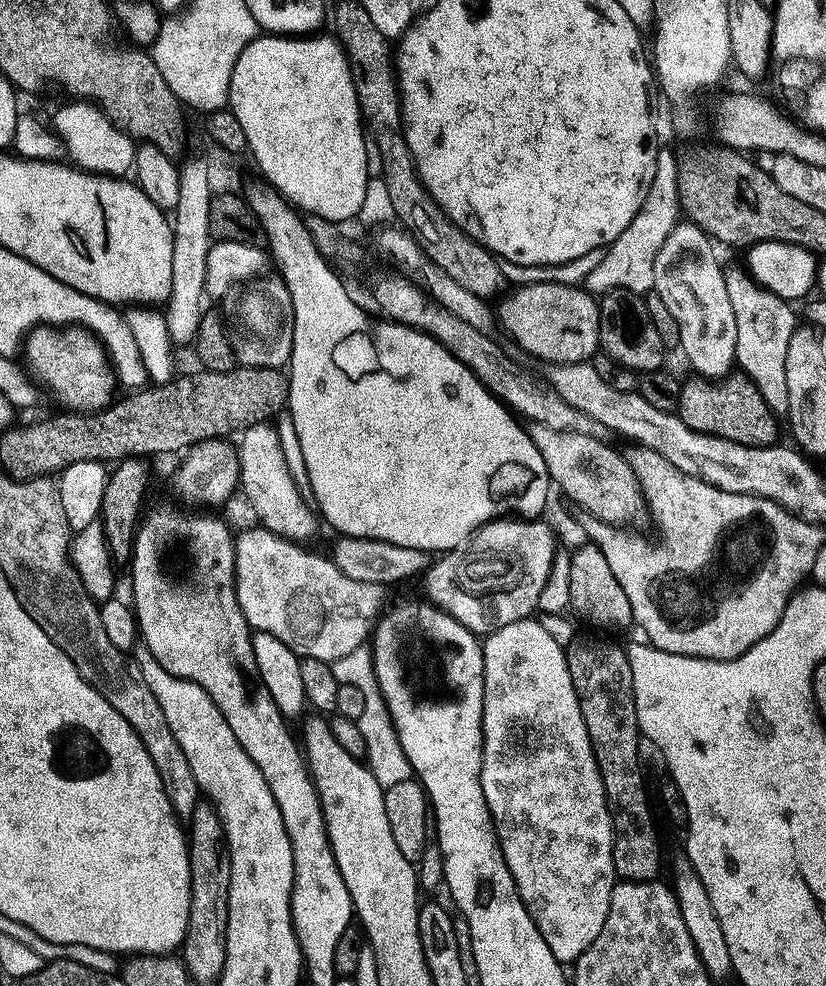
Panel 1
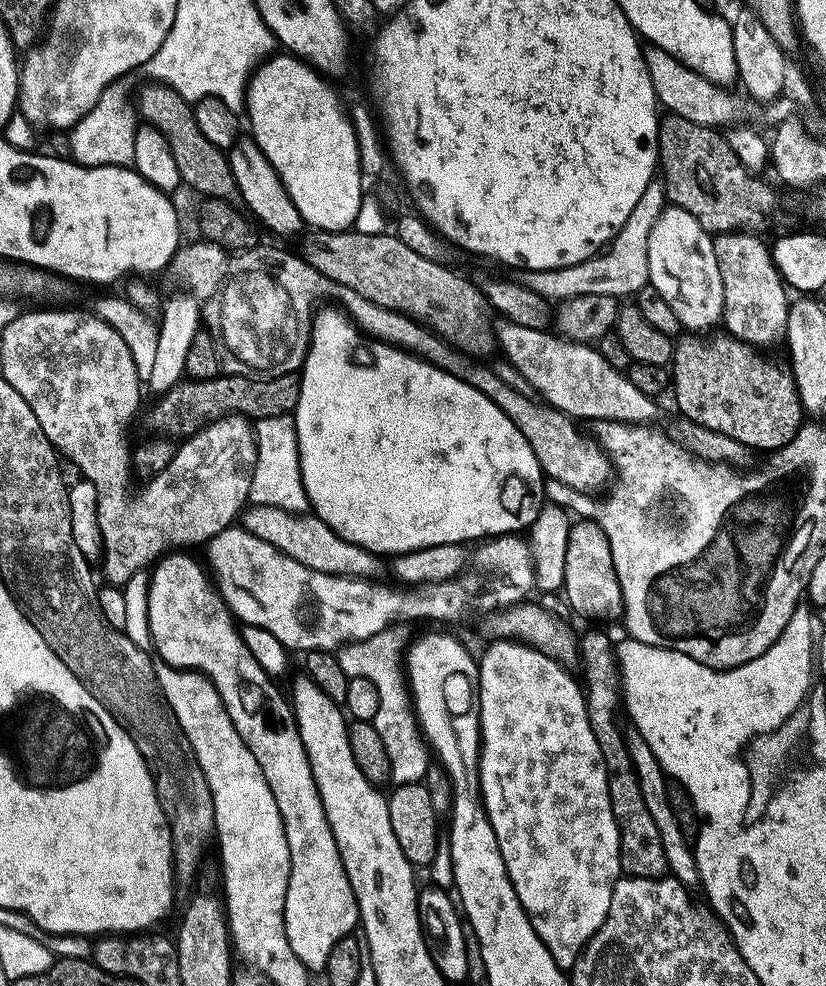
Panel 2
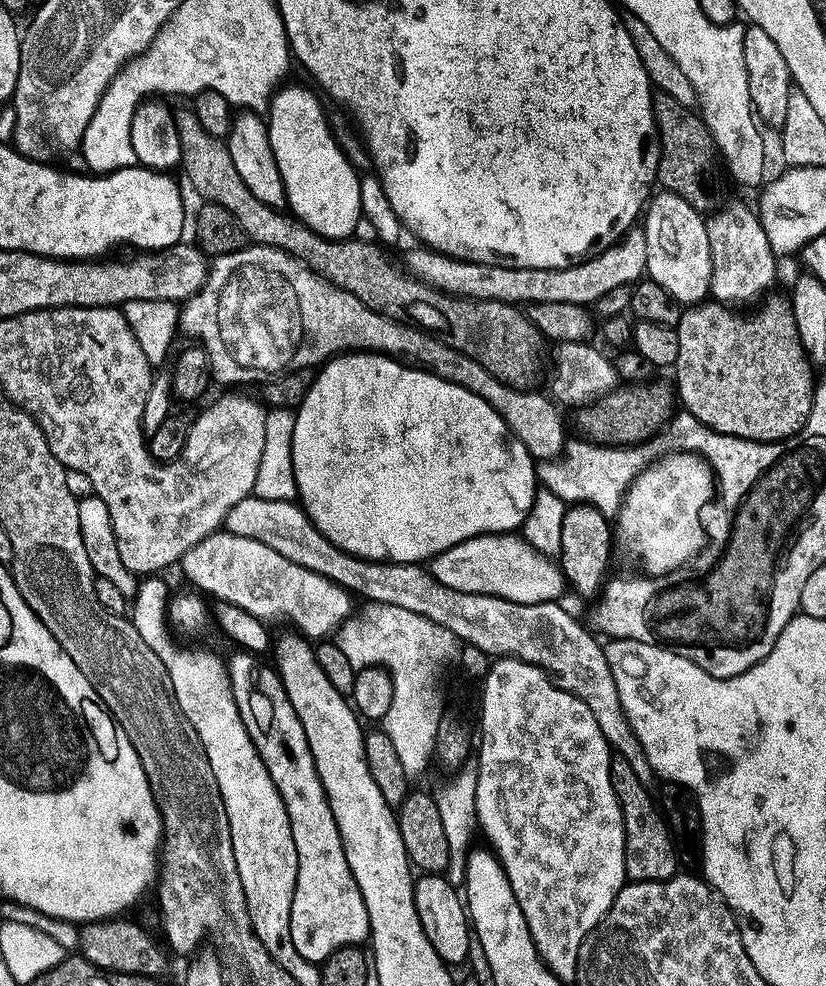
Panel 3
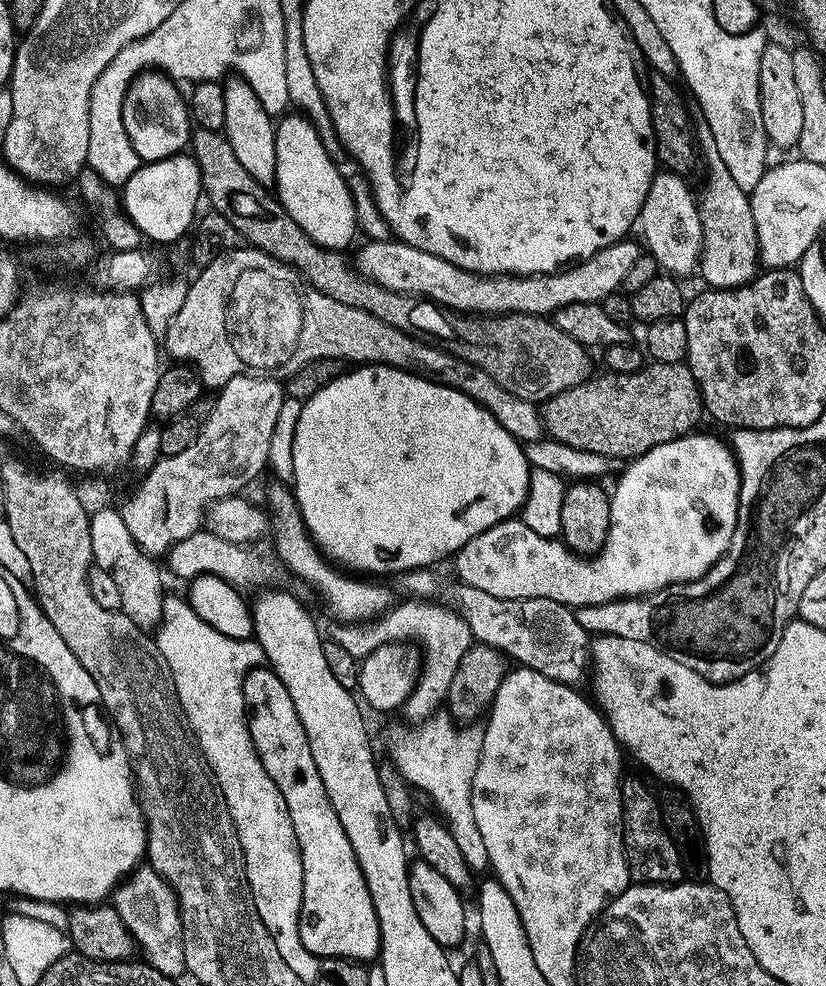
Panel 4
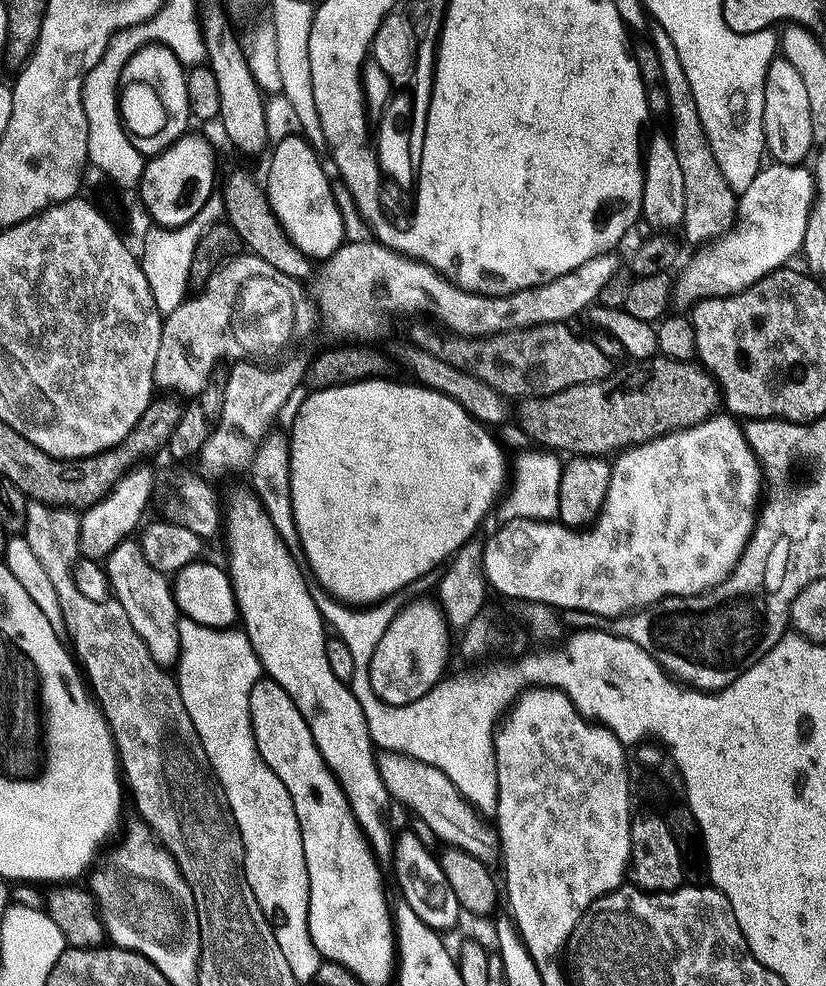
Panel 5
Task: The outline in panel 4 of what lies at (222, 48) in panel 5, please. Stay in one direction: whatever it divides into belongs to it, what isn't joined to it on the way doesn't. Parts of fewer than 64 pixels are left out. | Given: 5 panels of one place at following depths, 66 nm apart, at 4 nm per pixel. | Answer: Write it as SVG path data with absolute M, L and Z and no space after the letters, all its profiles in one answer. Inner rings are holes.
M232 78L223 85L226 96L226 120L224 136L234 146L234 154L238 162L246 170L250 170L250 178L269 190L276 187L276 171L278 170L278 146L276 145L277 121L272 121L273 113L254 94L254 90L246 81Z

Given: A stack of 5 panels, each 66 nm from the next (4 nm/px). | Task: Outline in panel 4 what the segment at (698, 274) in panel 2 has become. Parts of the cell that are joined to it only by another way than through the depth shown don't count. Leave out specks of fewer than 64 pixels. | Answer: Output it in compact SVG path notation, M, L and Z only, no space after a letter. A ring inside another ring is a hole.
M658 174L656 177L652 180L652 185L650 186L650 194L646 194L646 202L644 203L644 209L640 211L640 219L638 221L638 232L641 232L642 235L644 235L643 243L646 245L648 243L648 248L650 251L652 251L652 256L654 259L657 260L658 263L661 264L663 271L665 273L671 274L677 278L684 278L684 275L687 274L687 272L693 272L695 273L697 271L698 265L702 259L702 253L704 251L704 227L701 226L700 222L700 209L698 207L698 196L697 193L694 191L692 192L692 188L690 185L687 184L686 181L684 181L685 177L680 174Z

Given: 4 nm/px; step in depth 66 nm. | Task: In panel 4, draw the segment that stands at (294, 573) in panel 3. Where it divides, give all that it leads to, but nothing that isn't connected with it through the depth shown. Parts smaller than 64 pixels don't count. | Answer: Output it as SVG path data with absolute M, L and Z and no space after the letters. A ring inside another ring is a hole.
M201 530L193 534L192 537L186 538L185 541L178 542L166 556L168 568L183 582L191 582L199 576L217 576L224 580L225 585L236 588L256 588L255 590L265 589L272 579L275 578L276 572L260 556L255 556L255 551L239 544L222 542L214 534L207 530Z

